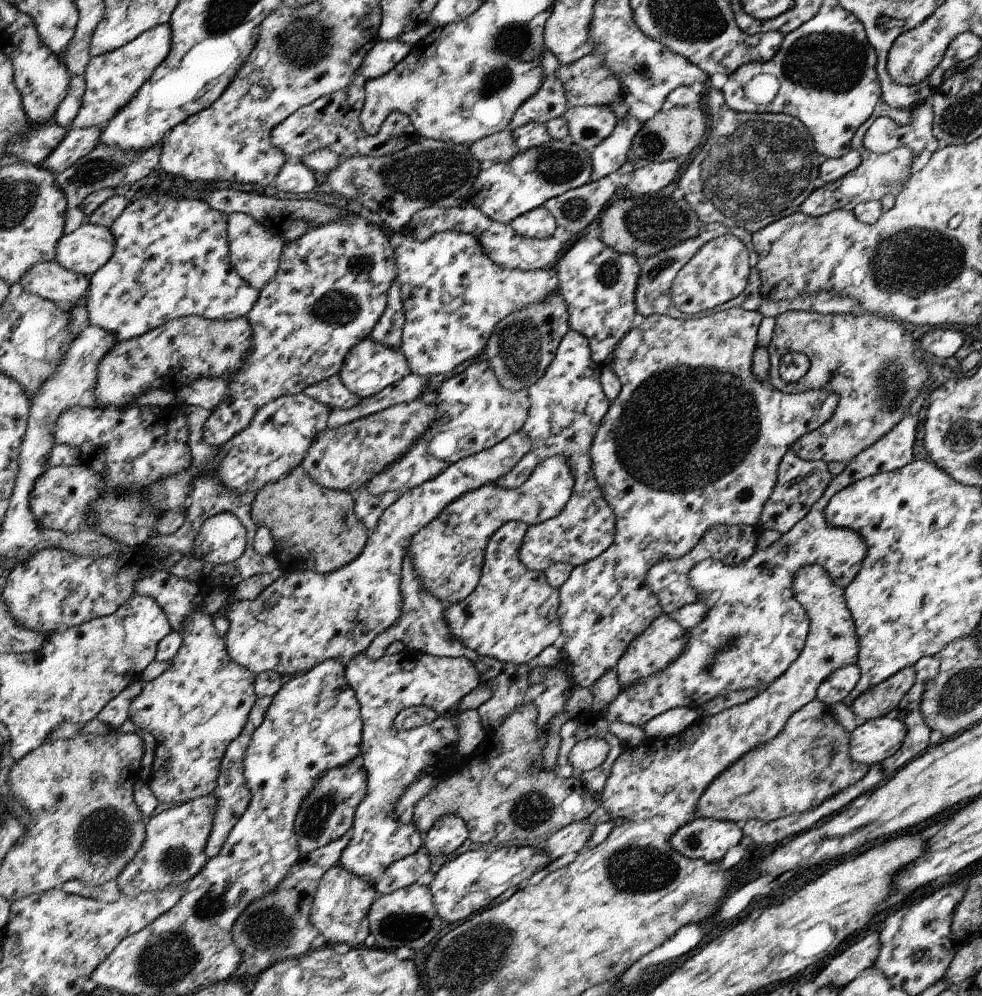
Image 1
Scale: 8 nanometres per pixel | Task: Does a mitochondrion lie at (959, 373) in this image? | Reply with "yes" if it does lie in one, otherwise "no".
no

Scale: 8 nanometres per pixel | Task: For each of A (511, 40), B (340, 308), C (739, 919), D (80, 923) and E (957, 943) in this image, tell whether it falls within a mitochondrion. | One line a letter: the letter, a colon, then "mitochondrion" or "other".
A: mitochondrion
B: mitochondrion
C: other
D: other
E: other

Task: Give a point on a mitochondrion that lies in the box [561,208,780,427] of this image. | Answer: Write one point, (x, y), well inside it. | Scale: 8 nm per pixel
(608, 274)

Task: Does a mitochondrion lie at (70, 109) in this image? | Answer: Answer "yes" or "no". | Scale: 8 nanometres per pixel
no

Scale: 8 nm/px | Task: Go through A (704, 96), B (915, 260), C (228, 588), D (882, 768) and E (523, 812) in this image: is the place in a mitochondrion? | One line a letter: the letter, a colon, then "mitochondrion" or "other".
A: other
B: mitochondrion
C: other
D: other
E: mitochondrion

